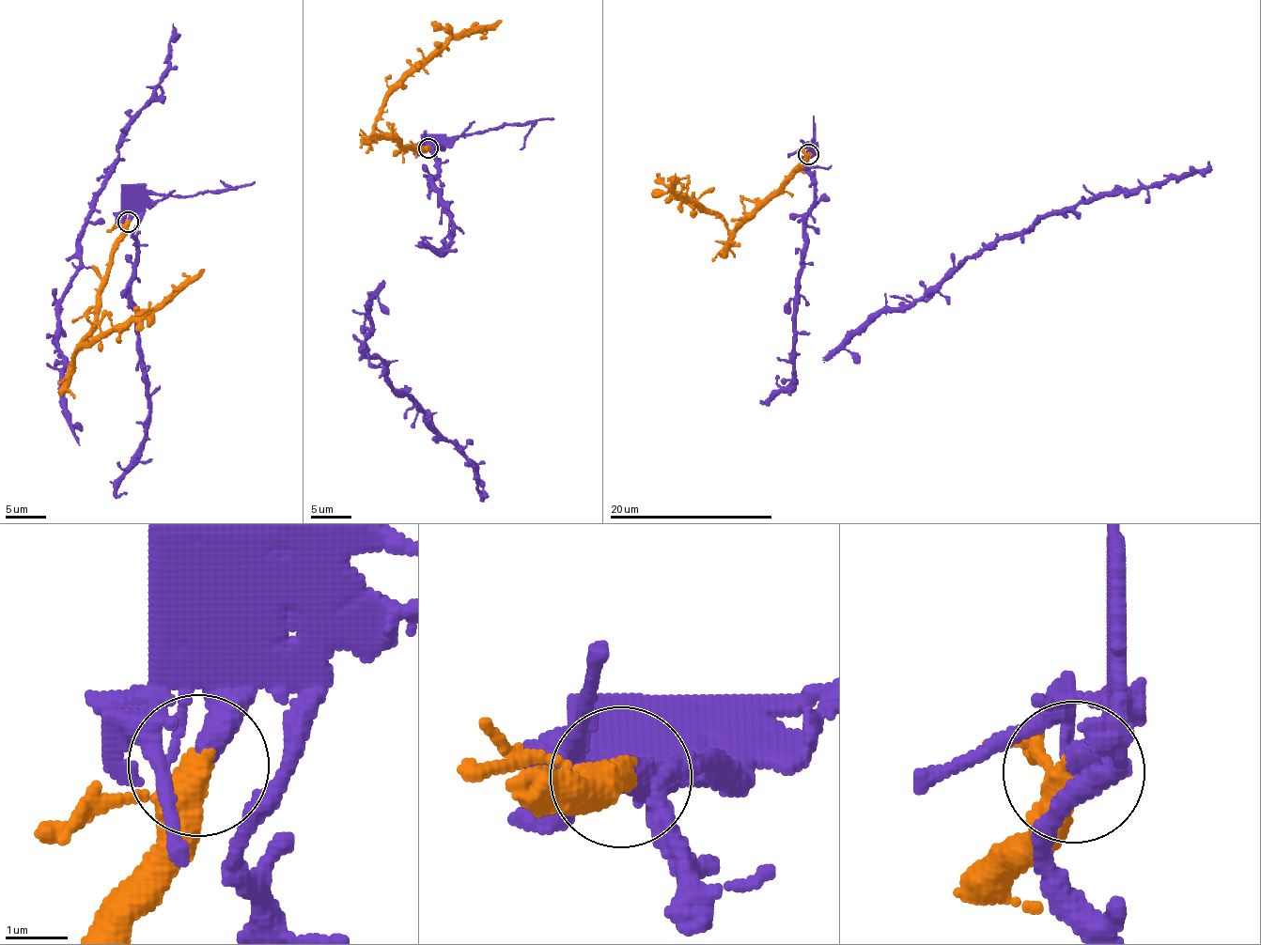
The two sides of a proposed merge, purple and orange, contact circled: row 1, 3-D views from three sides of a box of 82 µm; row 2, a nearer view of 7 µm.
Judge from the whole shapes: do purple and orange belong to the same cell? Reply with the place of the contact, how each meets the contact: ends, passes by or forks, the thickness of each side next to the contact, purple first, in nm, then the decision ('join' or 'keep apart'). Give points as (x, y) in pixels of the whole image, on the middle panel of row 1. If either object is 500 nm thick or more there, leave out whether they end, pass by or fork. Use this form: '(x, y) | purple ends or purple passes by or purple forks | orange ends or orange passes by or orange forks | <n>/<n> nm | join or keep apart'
(428, 148) | purple ends | orange passes by | 440/400 nm | keep apart

